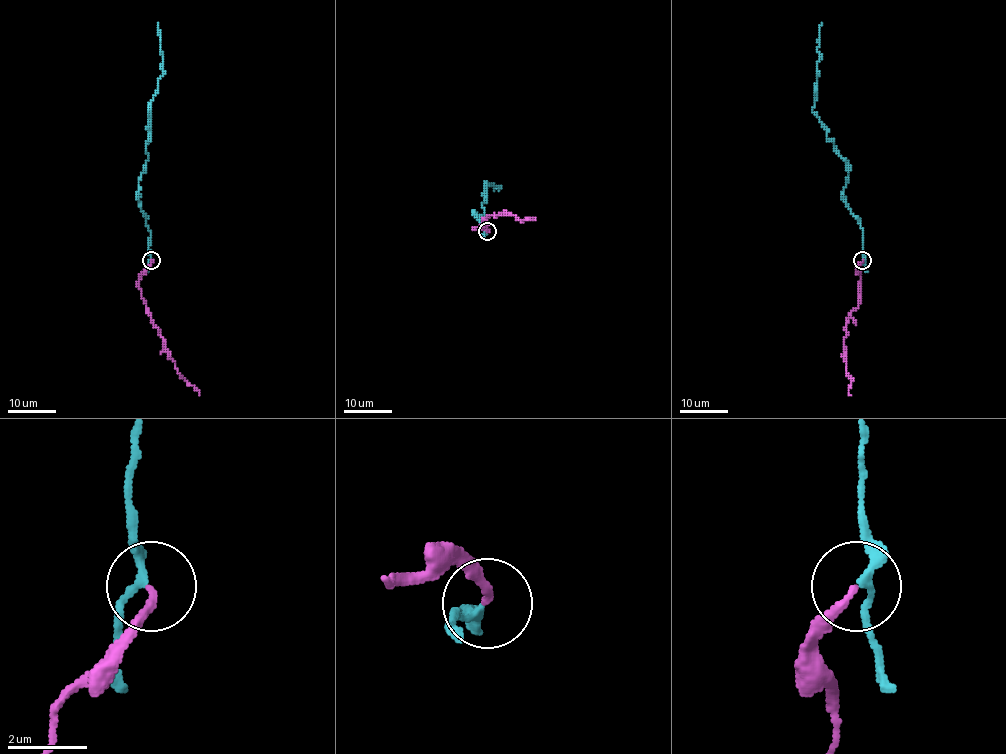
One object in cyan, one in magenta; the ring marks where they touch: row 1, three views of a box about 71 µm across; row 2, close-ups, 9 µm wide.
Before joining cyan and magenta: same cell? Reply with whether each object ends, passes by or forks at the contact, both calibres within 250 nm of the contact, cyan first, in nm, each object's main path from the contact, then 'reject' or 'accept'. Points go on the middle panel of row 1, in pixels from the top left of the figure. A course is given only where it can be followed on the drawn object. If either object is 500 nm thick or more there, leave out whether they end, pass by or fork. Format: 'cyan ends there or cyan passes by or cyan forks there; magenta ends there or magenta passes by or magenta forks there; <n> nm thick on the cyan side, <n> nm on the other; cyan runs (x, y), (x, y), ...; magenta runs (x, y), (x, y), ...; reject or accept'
cyan passes by; magenta ends there; 180 nm thick on the cyan side, 190 nm on the other; cyan runs (487, 231), (475, 212), (481, 217), (485, 182), (499, 186), (494, 191); magenta runs (487, 231), (484, 226), (473, 229), (481, 228), (487, 217), (499, 213), (511, 214), (520, 220), (536, 219); accept

